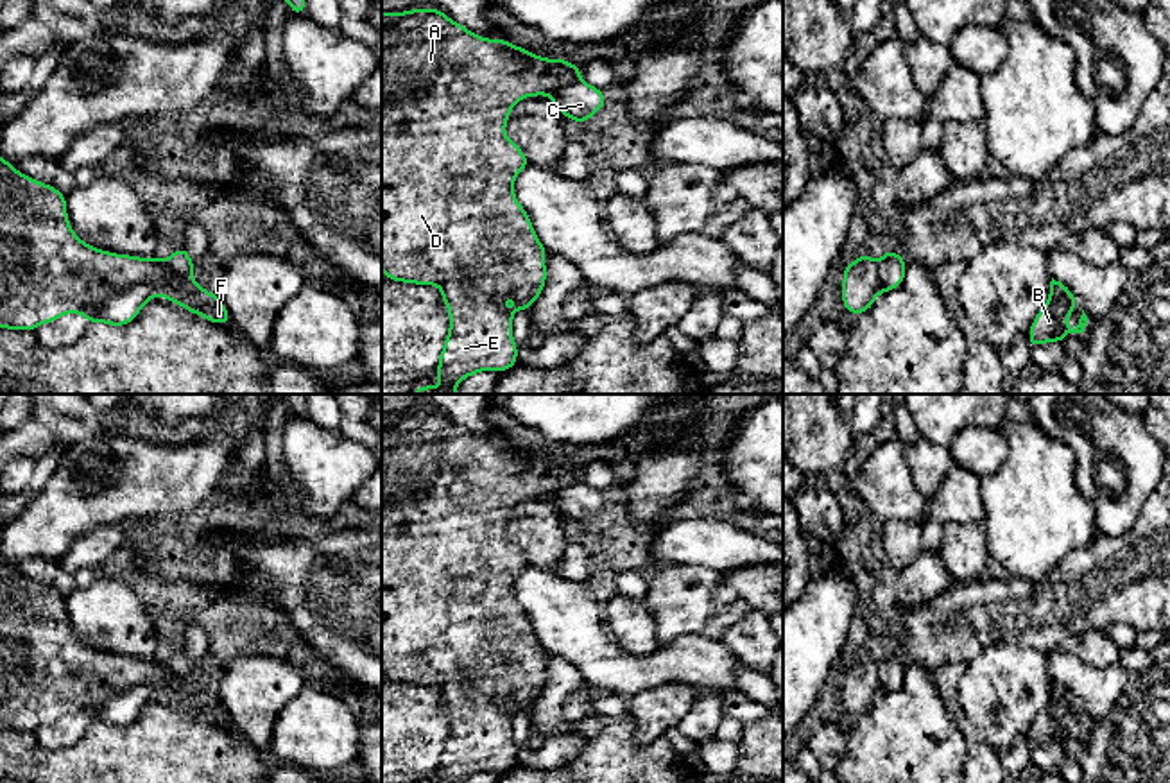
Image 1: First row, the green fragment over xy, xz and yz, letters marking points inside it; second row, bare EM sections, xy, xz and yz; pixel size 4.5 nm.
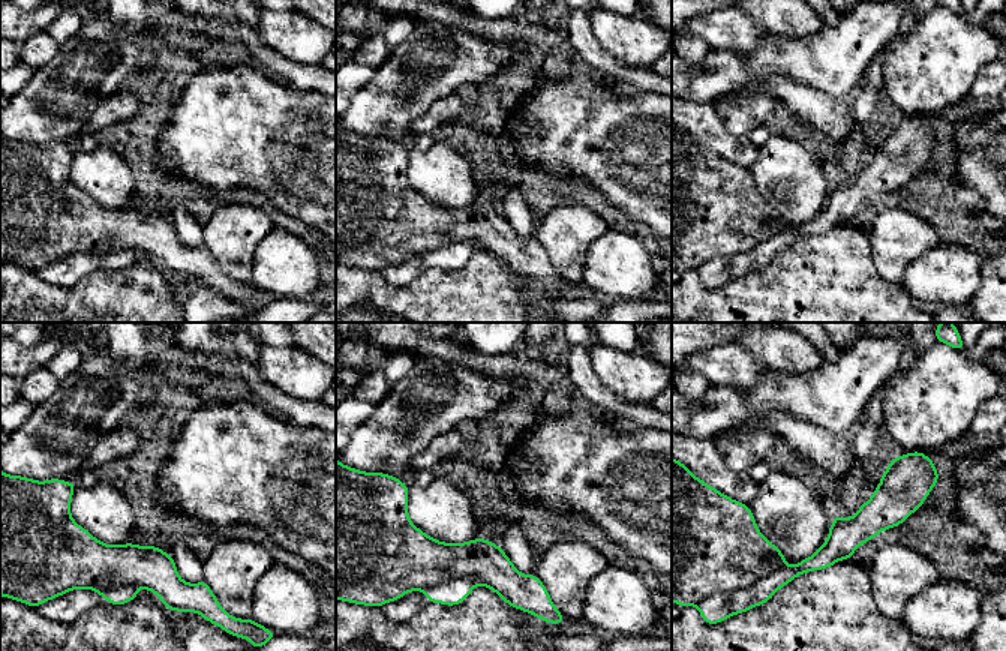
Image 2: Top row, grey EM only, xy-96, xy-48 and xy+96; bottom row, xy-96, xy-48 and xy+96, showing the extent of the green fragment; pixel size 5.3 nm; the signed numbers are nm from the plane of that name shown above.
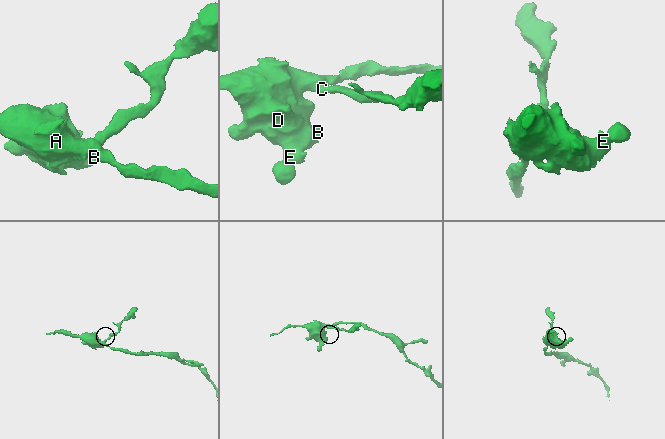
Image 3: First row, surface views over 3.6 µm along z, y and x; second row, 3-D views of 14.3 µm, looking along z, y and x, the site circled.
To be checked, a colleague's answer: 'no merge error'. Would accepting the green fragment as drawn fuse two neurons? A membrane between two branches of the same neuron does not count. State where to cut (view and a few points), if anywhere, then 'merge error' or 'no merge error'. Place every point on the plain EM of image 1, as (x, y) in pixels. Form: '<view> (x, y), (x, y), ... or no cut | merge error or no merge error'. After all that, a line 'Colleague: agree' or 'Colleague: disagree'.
xy (160, 692), (151, 685), (133, 685), (81, 715) | merge error
Colleague: disagree

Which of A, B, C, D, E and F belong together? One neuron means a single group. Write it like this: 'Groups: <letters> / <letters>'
Groups: A B D E F / C

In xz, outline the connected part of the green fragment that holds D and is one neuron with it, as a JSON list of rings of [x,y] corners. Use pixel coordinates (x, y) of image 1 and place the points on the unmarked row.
[[[410,410],[382,414],[382,672],[387,681],[416,686],[435,686],[450,715],[450,731],[441,751],[437,781],[462,783],[480,772],[502,774],[518,765],[518,747],[512,740],[512,717],[541,697],[546,683],[545,656],[548,654],[534,634],[530,618],[514,597],[514,579],[529,568],[523,552],[507,539],[505,525],[511,509],[525,498],[538,498],[581,482],[581,469],[564,459],[546,460],[520,450],[507,441],[487,441],[450,421],[439,410]]]

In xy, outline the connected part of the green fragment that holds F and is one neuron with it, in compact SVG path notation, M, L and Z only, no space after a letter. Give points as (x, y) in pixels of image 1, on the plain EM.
M0 557L0 729L34 733L65 715L84 715L136 684L152 684L170 704L210 724L231 722L228 710L192 679L176 677L156 658L100 652L82 643L66 616L66 597L18 573Z

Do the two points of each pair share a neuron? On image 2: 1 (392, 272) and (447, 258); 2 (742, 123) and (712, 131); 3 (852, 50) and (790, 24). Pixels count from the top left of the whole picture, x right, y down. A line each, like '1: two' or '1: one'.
1: one
2: two
3: two

